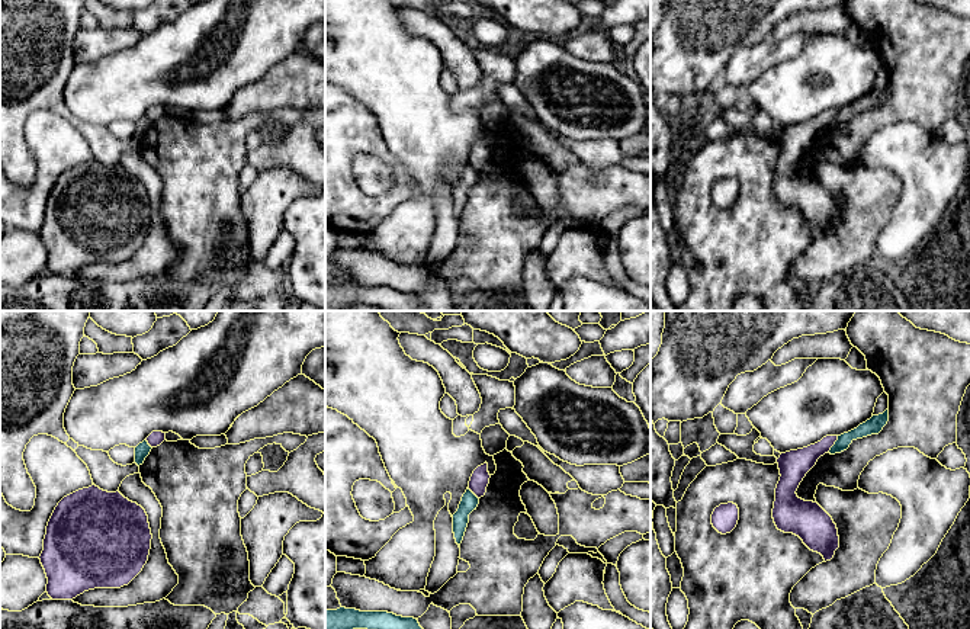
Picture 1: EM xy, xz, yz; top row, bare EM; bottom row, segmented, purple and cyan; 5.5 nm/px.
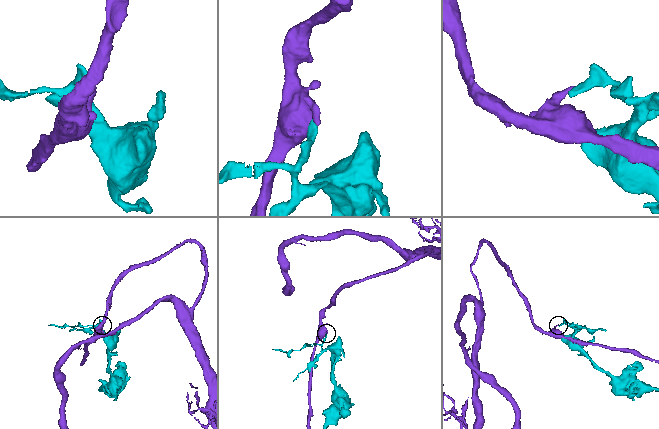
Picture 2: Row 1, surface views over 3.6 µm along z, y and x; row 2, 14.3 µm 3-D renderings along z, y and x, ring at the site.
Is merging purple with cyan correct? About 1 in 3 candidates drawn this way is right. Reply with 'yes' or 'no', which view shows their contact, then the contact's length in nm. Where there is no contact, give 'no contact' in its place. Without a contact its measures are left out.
no | yz | 120 nm

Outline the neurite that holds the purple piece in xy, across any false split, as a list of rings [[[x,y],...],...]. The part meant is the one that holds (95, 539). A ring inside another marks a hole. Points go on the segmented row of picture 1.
[[[91,485],[64,497],[48,522],[39,556],[48,578],[48,596],[73,600],[89,590],[128,585],[147,564],[151,539],[145,510],[119,491],[107,492]]]

